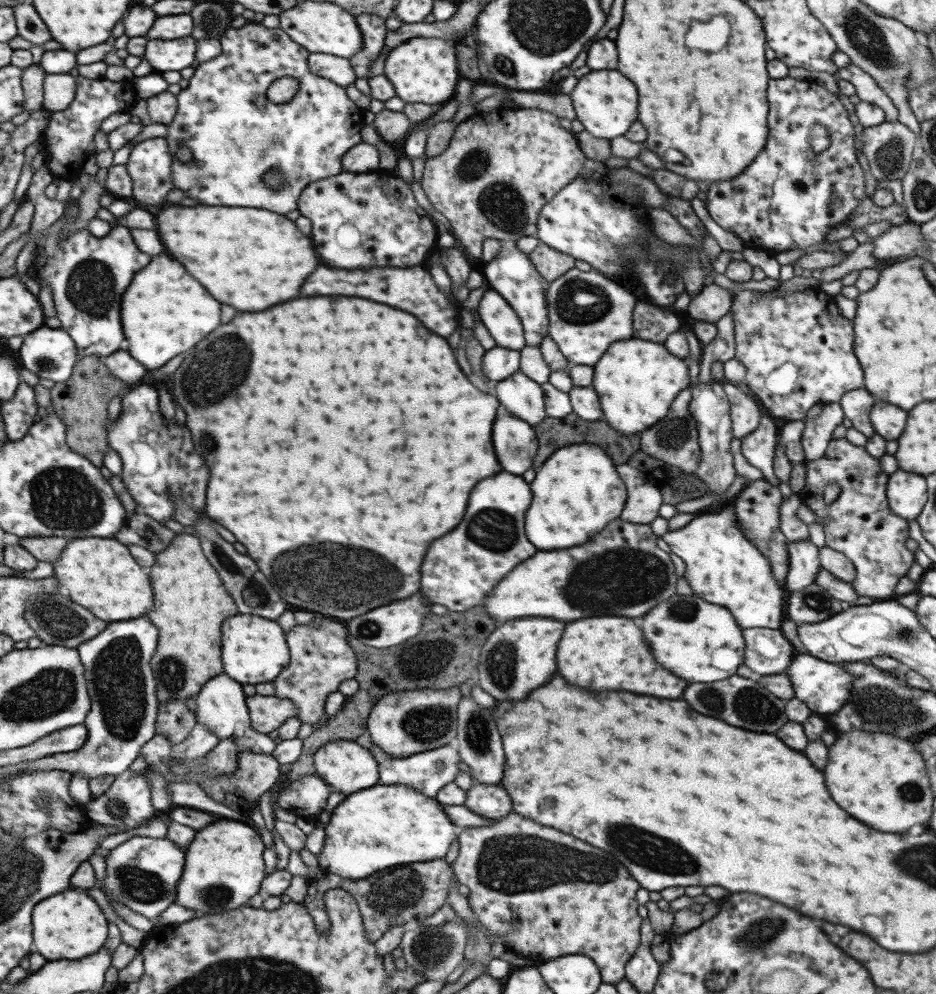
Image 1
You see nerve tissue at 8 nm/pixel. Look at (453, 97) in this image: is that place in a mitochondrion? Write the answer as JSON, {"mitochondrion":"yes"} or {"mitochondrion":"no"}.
{"mitochondrion":"no"}

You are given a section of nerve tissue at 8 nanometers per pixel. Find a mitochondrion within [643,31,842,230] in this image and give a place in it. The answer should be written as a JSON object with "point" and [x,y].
{"point":[798,186]}

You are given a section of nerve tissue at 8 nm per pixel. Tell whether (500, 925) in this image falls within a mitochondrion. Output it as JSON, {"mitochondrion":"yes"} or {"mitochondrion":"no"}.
{"mitochondrion":"no"}

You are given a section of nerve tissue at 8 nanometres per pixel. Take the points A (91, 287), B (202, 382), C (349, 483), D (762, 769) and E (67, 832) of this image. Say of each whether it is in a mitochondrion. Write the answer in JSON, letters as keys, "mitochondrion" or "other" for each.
{"A":"mitochondrion","B":"mitochondrion","C":"other","D":"other","E":"other"}

